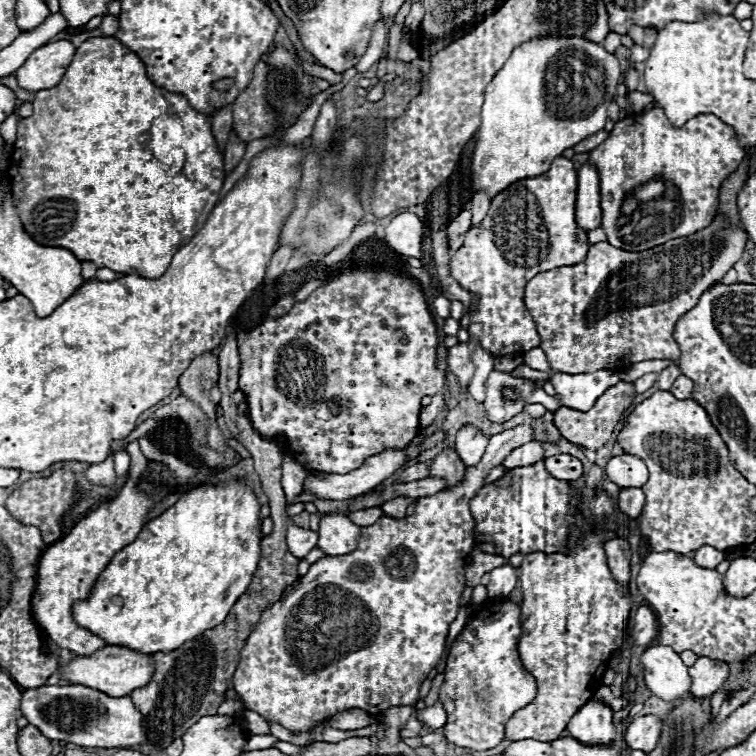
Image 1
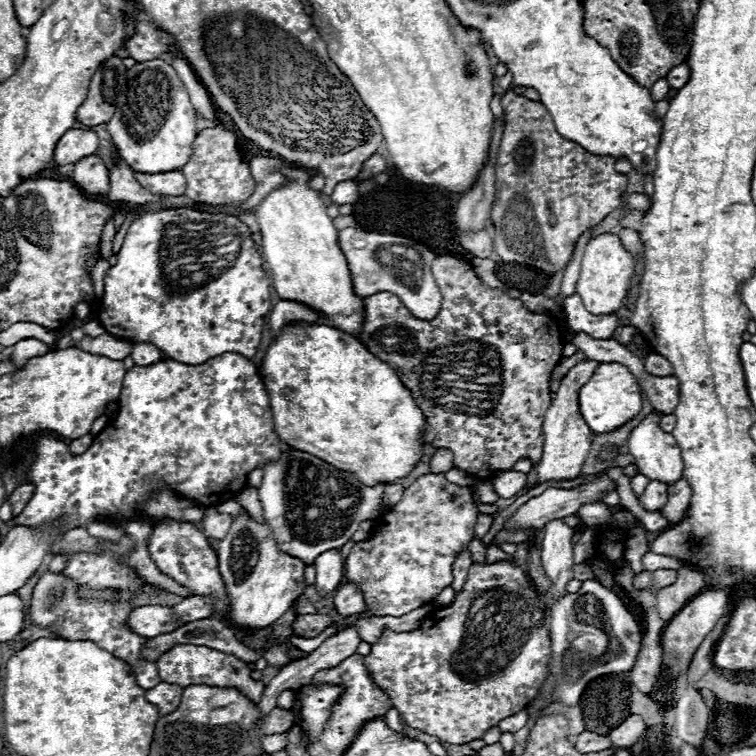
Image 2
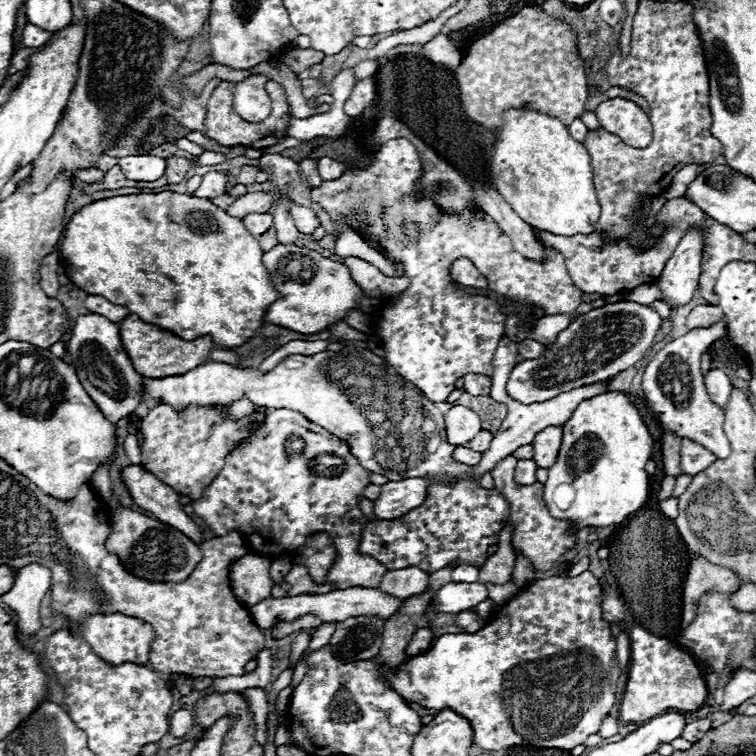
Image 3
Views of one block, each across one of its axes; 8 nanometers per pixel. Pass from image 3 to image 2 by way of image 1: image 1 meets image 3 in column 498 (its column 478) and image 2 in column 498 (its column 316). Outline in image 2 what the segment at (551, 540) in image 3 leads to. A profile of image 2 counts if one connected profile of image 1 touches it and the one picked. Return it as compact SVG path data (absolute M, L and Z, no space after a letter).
M500 560L494 564L472 564L464 588L452 604L430 612L420 628L410 632L384 630L372 644L364 666L374 684L384 690L408 728L422 730L448 744L466 744L480 738L490 726L522 712L540 692L548 678L550 632L544 626L544 604L518 562Z

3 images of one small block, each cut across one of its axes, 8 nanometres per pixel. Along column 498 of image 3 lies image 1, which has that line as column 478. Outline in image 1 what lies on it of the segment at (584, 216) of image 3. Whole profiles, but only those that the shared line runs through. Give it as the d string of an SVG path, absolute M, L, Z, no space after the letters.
M534 38L518 46L486 86L486 100L480 114L482 122L470 168L472 190L484 192L492 200L494 194L502 192L506 186L522 178L544 174L552 160L562 156L566 148L572 148L580 140L602 130L608 118L606 108L616 96L620 76L618 58L608 54L600 44L582 38Z

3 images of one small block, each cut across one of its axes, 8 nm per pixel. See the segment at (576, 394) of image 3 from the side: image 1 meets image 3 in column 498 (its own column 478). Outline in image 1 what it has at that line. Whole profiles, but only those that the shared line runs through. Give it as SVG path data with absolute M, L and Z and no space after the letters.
M472 424L462 426L456 436L456 452L464 460L466 466L474 466L480 462L488 440L490 440L490 436L484 434L480 428L476 428Z

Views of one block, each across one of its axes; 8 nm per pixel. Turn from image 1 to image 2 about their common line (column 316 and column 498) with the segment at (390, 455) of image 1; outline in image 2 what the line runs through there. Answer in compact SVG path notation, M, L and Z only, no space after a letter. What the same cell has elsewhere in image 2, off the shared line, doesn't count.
M500 470L492 476L492 486L500 498L512 498L526 486L526 474L516 470Z

